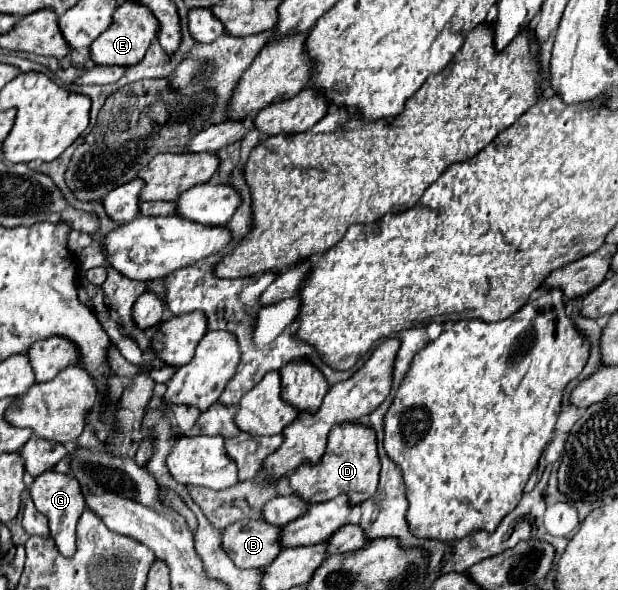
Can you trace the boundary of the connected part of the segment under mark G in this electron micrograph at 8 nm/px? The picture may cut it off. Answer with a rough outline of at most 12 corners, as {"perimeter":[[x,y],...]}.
{"perimeter":[[48,470],[30,492],[62,556],[76,552],[80,484]]}

